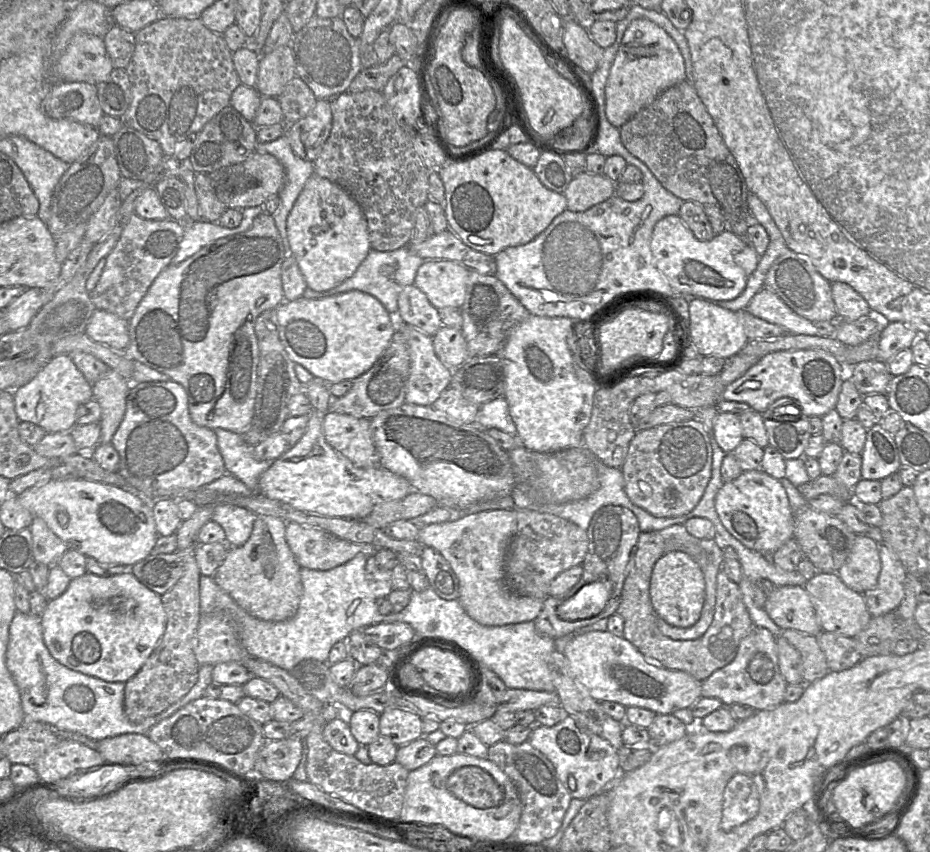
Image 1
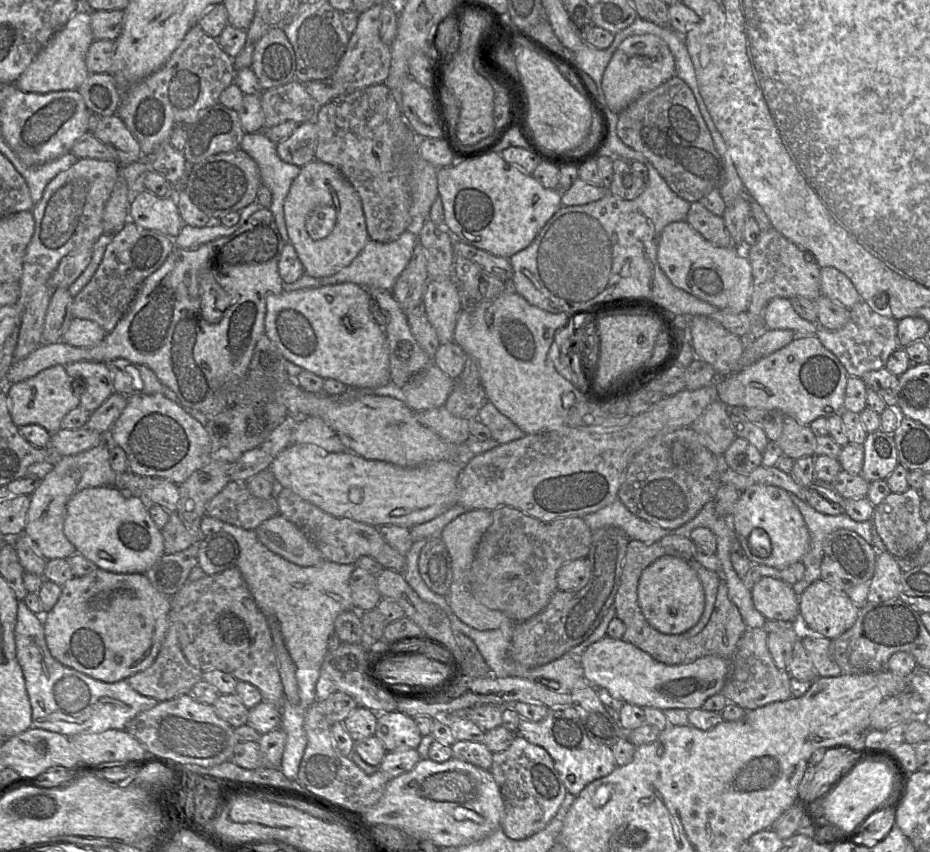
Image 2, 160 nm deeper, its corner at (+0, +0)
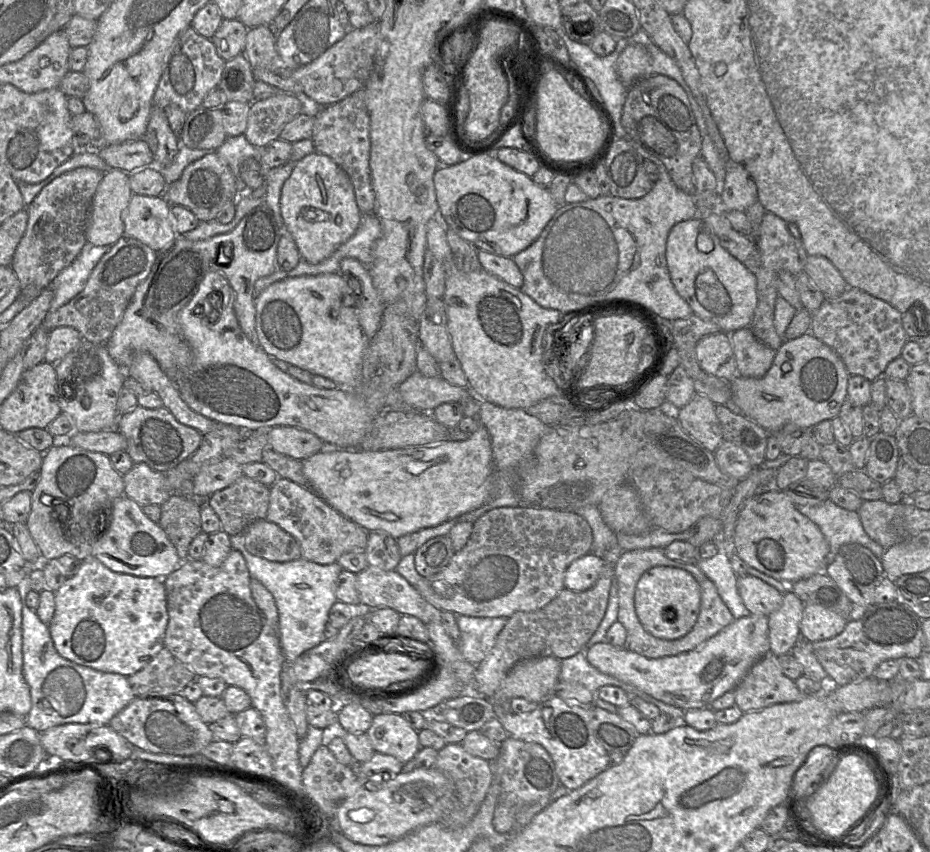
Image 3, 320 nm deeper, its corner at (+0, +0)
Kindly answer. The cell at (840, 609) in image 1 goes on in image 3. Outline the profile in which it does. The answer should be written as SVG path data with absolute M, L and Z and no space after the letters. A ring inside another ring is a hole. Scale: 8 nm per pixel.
M805 604L800 621L800 638L811 642L828 640L839 635L848 620L817 604Z

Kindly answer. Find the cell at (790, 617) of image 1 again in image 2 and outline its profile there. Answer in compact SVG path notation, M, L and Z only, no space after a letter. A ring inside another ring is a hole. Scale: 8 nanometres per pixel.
M762 577L751 589L756 609L767 619L799 623L799 596L782 579Z

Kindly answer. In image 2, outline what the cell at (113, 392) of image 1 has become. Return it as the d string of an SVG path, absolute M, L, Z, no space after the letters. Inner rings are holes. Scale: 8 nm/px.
M107 437L105 442L79 454L56 457L53 469L31 494L31 504L24 533L34 541L47 560L67 559L77 552L63 530L66 506L74 494L85 488L114 486L117 473L111 468L109 450L110 444Z

